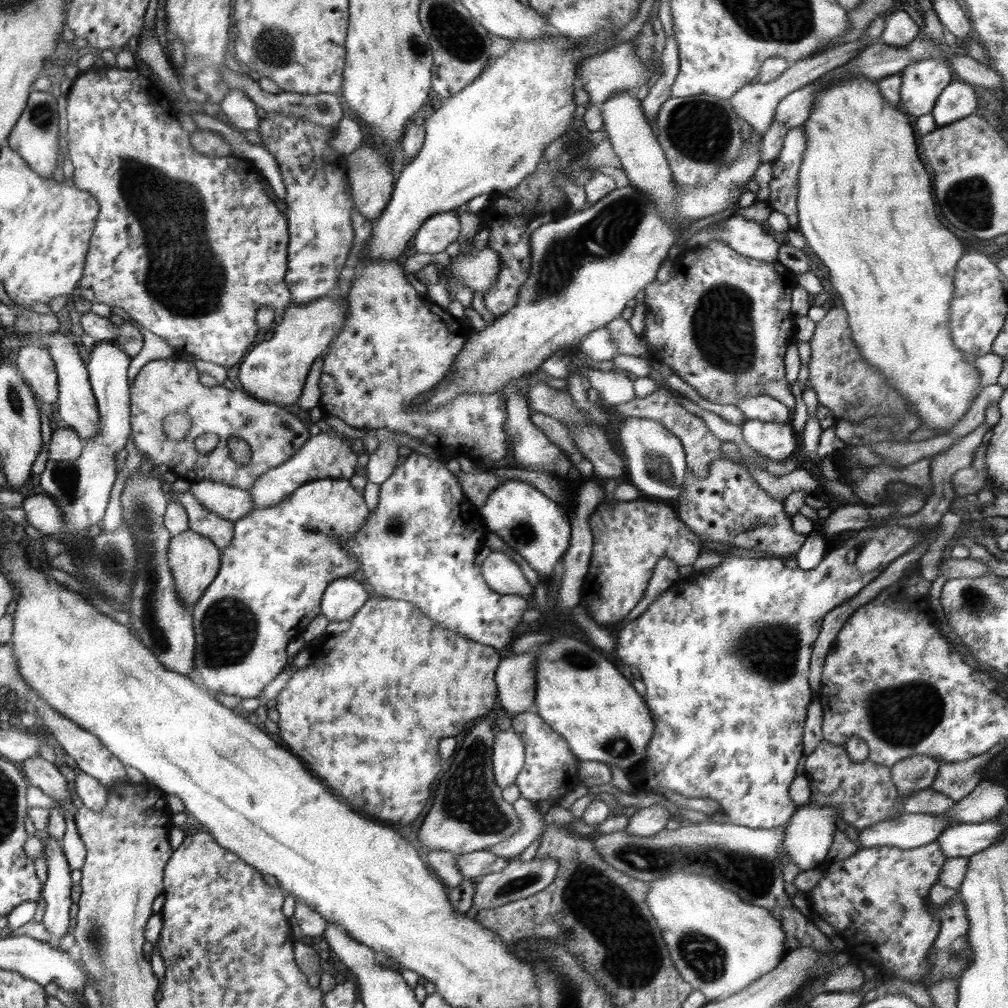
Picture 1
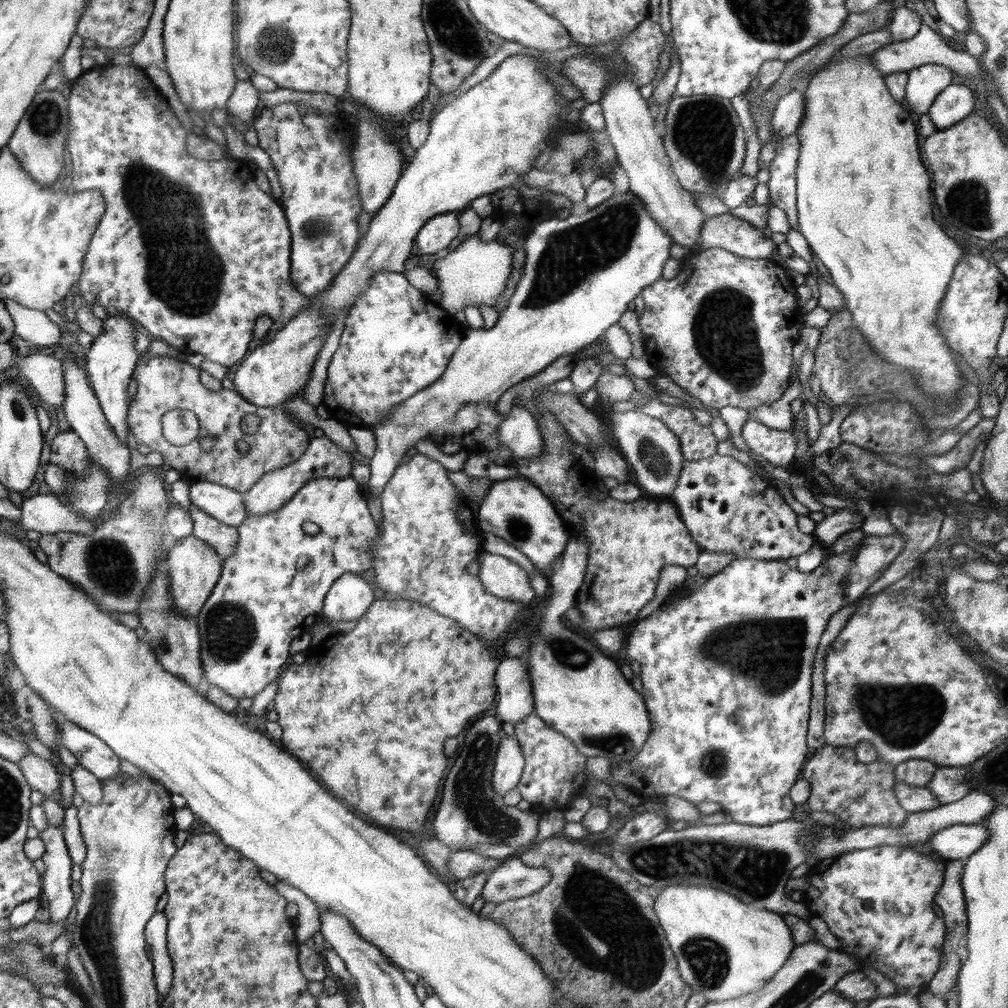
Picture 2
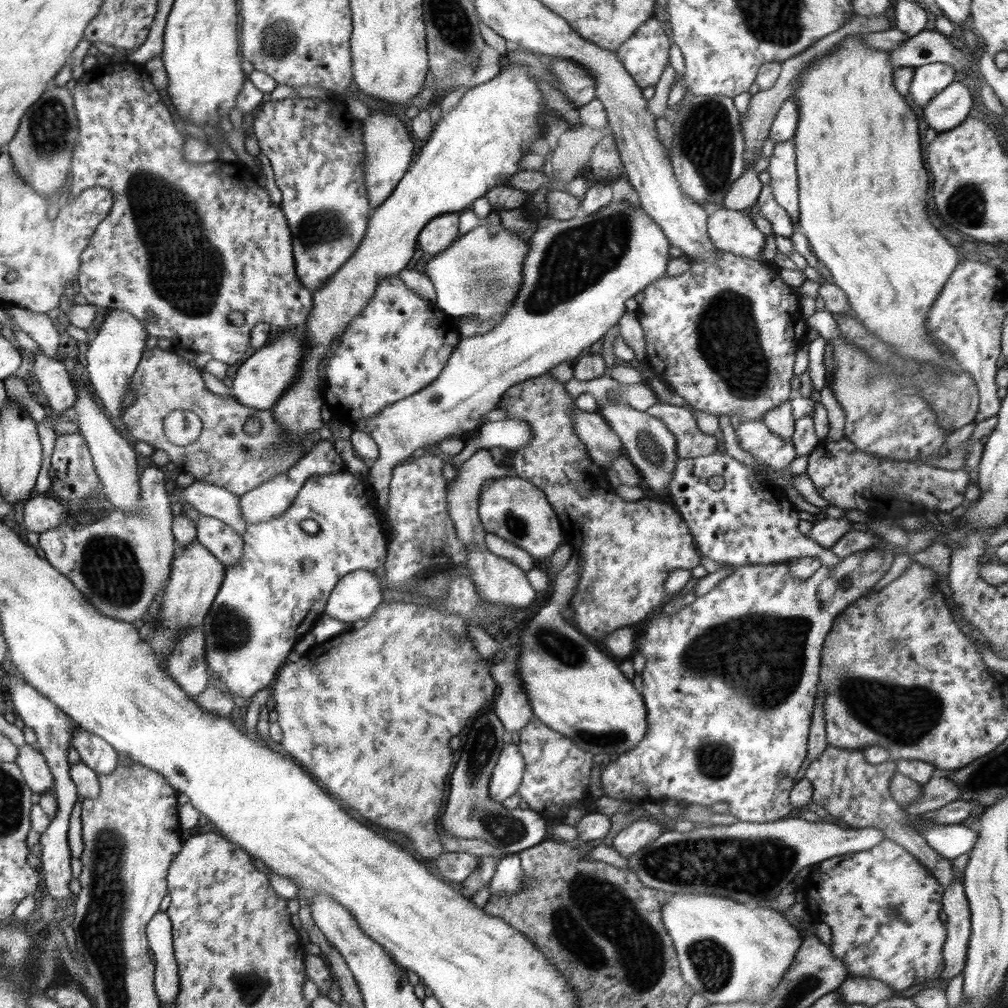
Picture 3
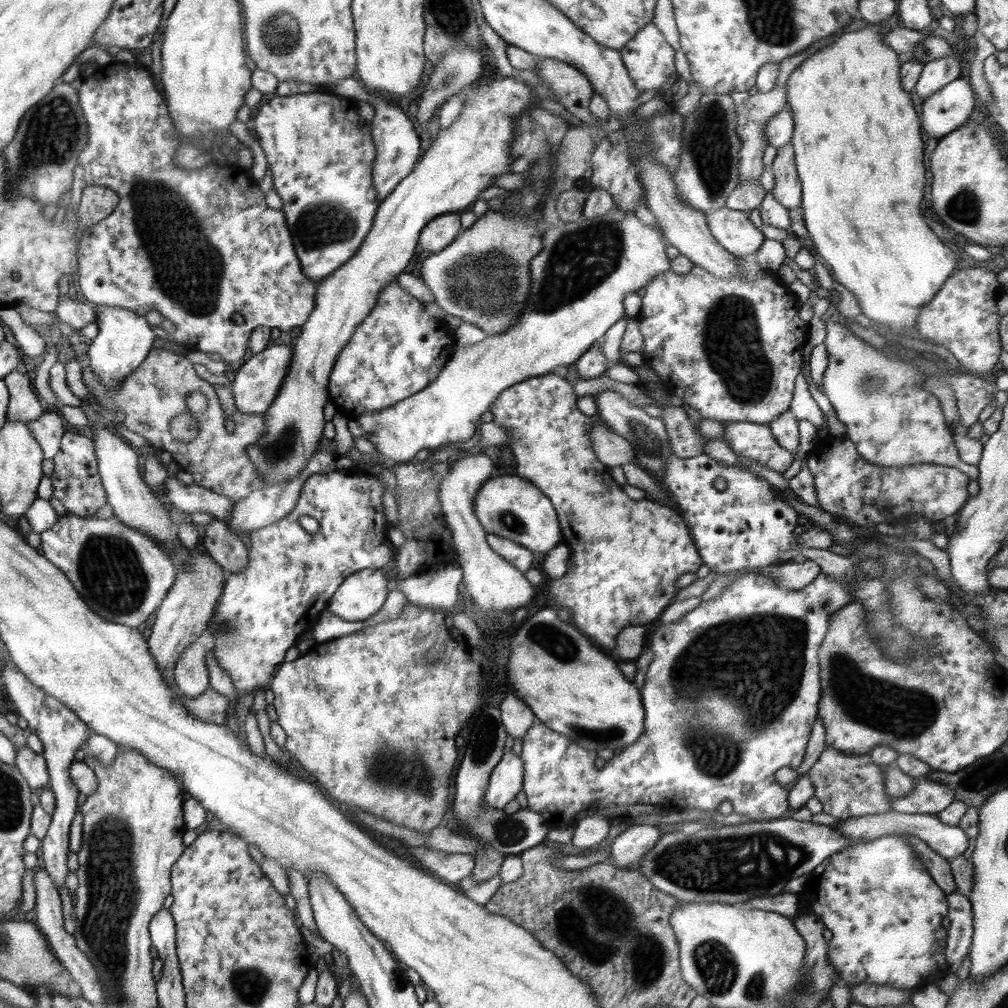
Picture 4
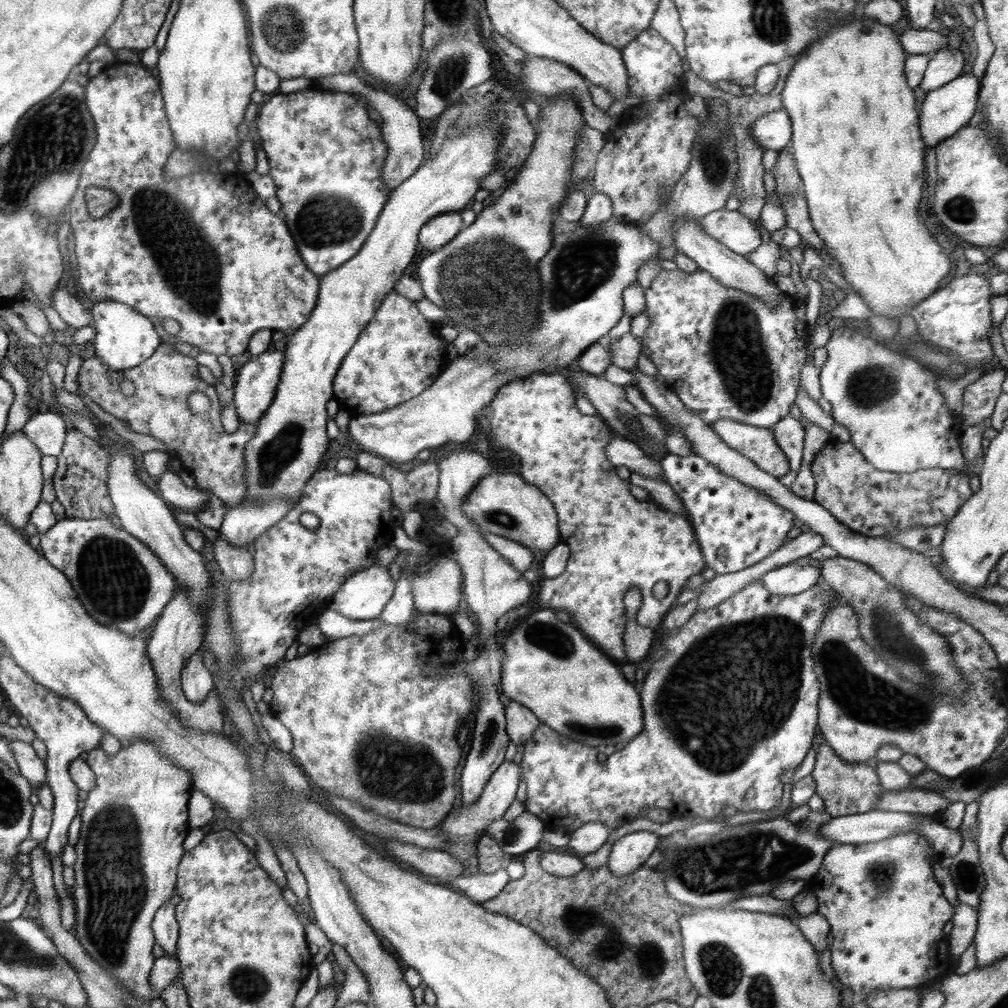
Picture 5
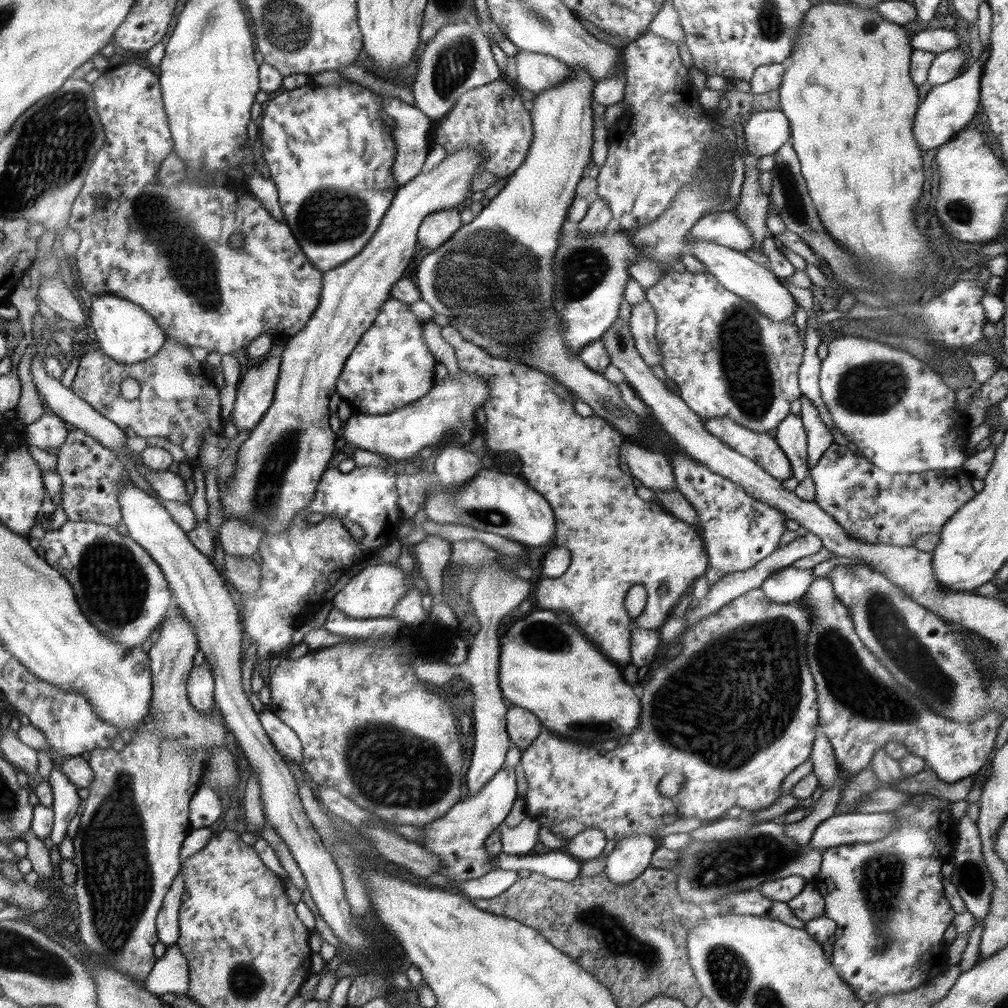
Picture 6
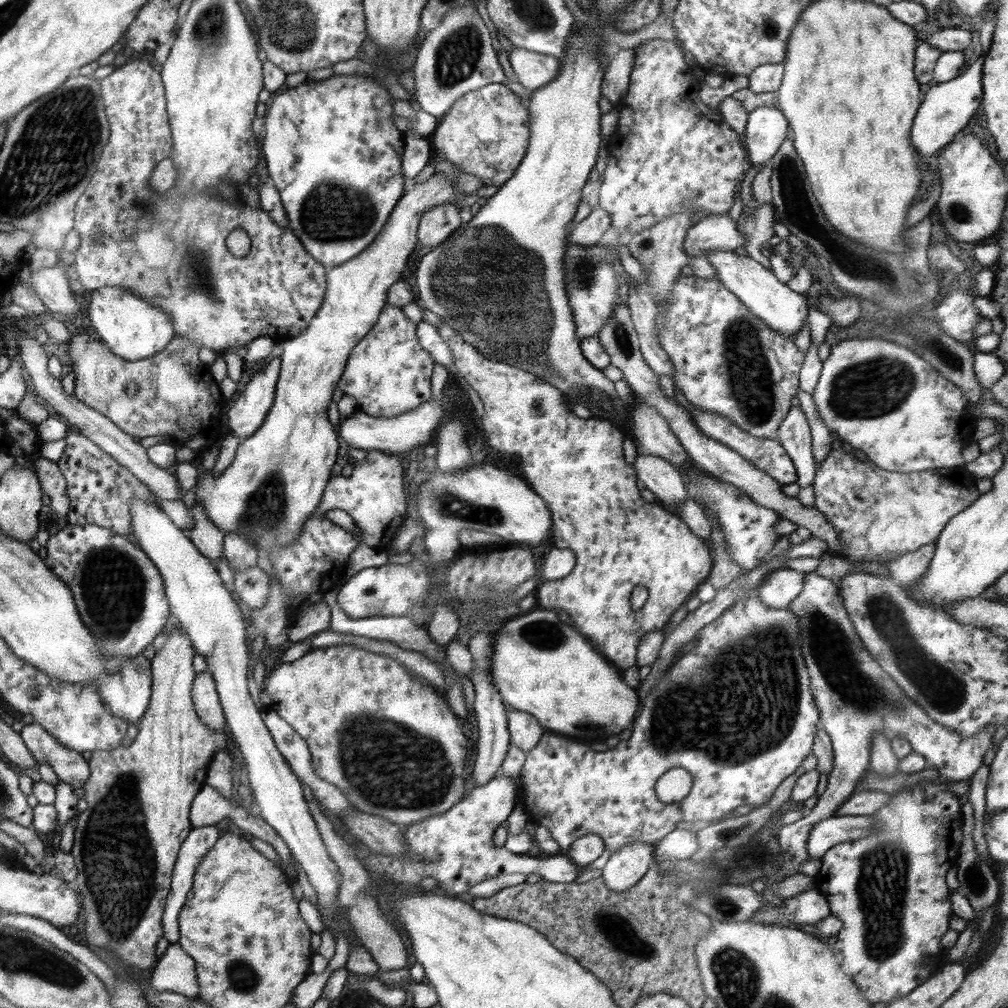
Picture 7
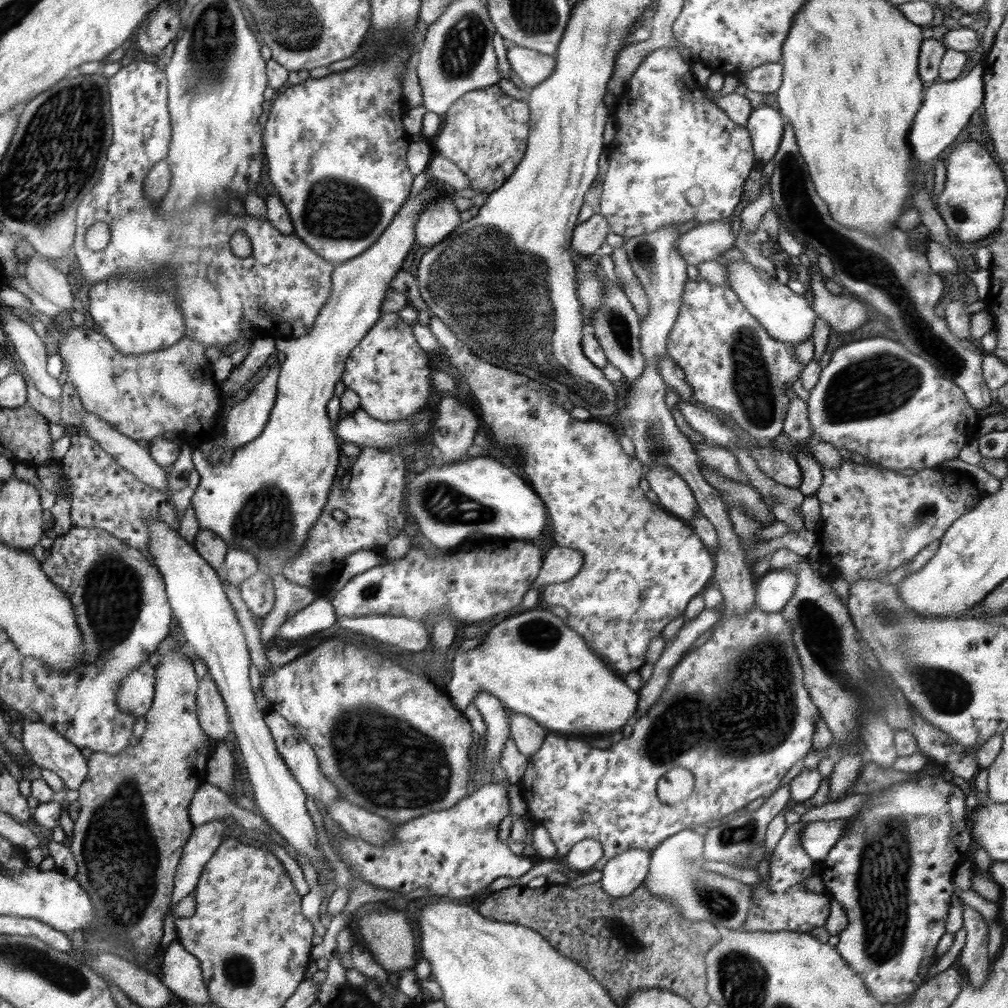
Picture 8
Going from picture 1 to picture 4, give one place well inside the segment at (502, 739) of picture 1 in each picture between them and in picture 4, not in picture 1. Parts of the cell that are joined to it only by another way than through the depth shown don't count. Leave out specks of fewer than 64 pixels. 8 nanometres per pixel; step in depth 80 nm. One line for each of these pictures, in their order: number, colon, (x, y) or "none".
2: (509, 763)
3: (507, 775)
4: (506, 780)

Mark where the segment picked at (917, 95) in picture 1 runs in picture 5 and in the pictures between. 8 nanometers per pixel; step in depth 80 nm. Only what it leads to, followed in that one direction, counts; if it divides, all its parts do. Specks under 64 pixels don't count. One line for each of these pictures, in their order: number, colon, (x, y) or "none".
2: (925, 82)
3: (929, 79)
4: (935, 74)
5: (945, 65)

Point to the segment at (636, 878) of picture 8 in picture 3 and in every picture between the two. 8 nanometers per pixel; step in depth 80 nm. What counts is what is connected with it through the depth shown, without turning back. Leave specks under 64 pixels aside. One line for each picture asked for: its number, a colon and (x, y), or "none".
3: (634, 837)
4: (631, 845)
5: (628, 854)
6: (632, 855)
7: (626, 867)

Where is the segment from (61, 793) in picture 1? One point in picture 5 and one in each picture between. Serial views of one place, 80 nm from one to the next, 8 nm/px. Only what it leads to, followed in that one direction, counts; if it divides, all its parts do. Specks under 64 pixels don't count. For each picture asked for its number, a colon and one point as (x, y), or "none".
2: (42, 776)
3: (35, 770)
4: (33, 767)
5: (31, 766)

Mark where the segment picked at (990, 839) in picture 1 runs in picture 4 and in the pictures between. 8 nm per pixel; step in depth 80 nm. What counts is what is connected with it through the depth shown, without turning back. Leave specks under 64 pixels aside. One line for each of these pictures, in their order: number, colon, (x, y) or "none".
2: (957, 842)
3: (950, 841)
4: (948, 841)

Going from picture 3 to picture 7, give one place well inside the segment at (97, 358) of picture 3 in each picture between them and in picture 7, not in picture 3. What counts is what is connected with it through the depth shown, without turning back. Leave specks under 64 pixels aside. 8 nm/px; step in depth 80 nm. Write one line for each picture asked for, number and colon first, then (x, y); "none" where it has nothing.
4: (124, 339)
5: (124, 338)
6: (124, 332)
7: (131, 328)

